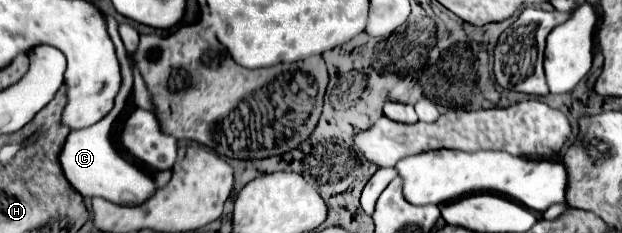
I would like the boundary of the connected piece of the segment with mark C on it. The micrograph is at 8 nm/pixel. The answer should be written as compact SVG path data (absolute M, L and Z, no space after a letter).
M120 64L120 70L122 70L122 86L120 86L118 96L114 100L114 108L102 120L98 120L98 124L92 124L90 128L80 128L80 130L70 132L58 160L60 160L60 166L64 170L66 180L82 196L88 196L88 198L100 196L100 198L106 198L106 200L114 198L112 200L114 204L136 206L136 204L142 204L144 200L148 200L154 194L156 184L154 184L152 176L146 176L140 168L134 166L132 160L124 158L124 154L120 154L120 150L110 140L112 124L120 116L120 112L124 110L124 104L128 100L130 90L132 90L132 66Z

